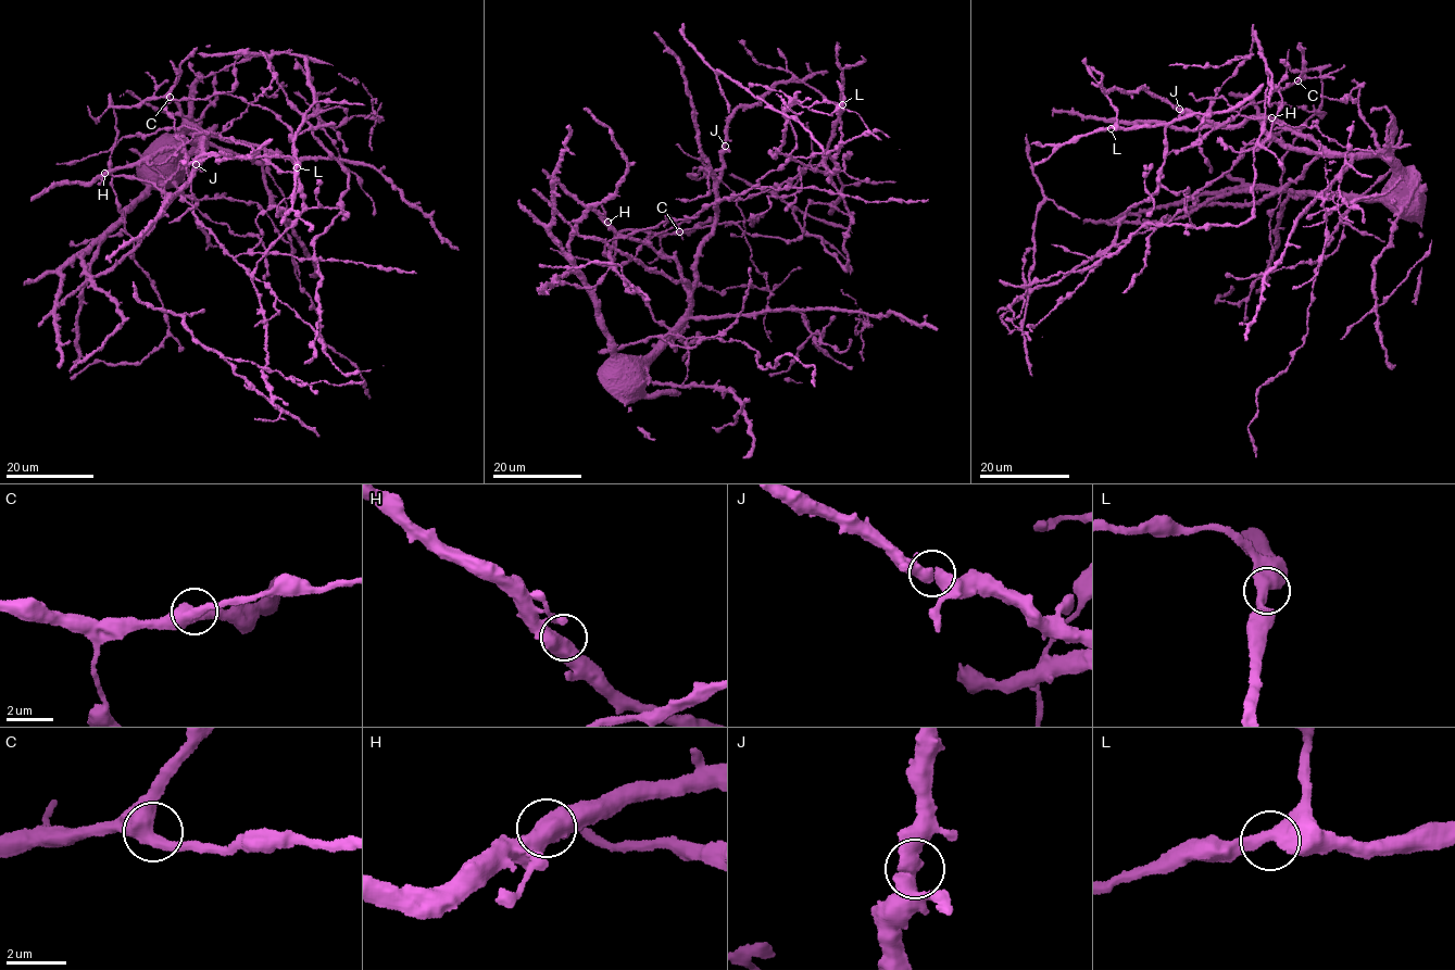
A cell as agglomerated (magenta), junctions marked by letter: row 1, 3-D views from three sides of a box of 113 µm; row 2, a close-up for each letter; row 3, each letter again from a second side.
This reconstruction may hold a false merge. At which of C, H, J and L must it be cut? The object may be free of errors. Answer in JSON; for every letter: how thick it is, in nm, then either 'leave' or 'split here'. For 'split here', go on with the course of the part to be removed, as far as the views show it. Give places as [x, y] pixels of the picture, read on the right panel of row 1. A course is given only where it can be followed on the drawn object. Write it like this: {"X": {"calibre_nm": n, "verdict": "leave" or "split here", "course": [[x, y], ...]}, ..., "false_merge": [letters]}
{"C": {"calibre_nm": 500, "verdict": "leave"}, "H": {"calibre_nm": 500, "verdict": "leave"}, "J": {"calibre_nm": 550, "verdict": "leave"}, "L": {"calibre_nm": 480, "verdict": "leave"}, "false_merge": []}

